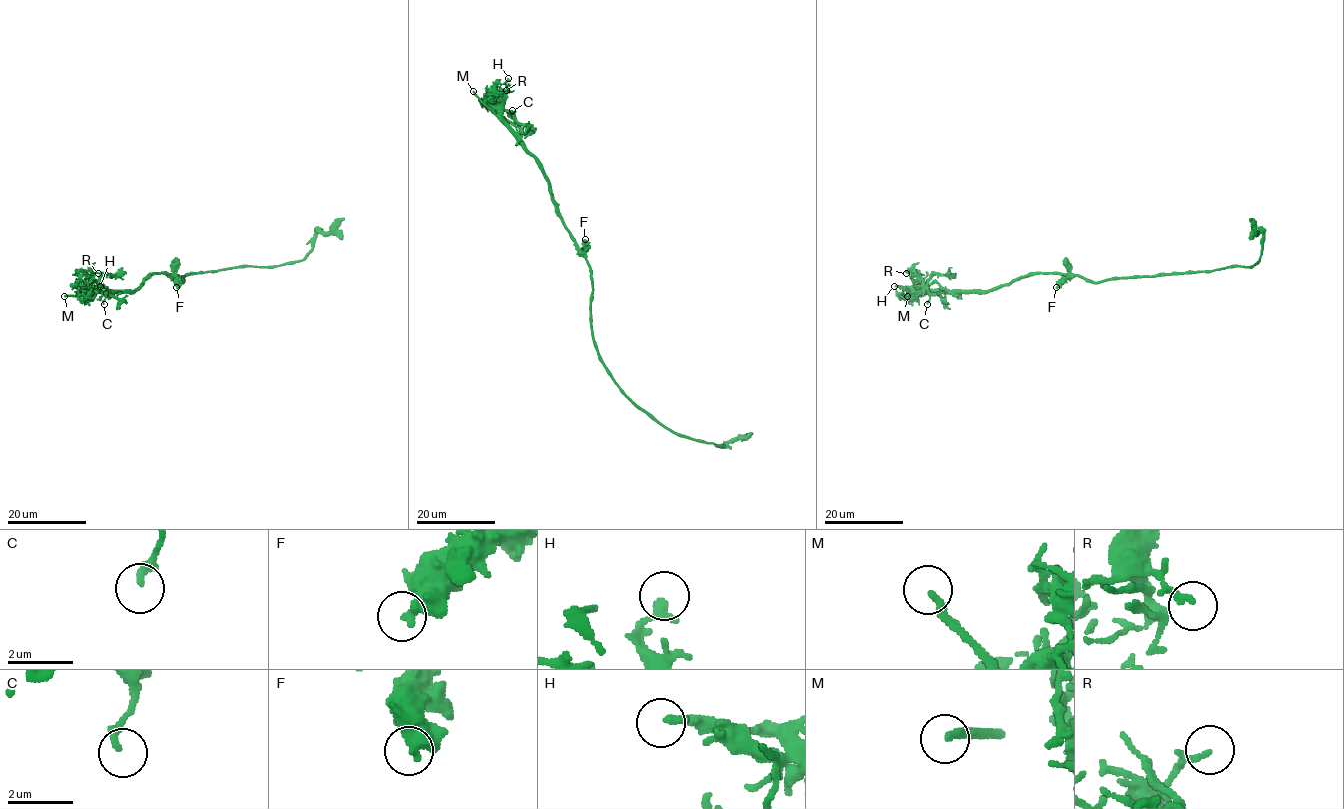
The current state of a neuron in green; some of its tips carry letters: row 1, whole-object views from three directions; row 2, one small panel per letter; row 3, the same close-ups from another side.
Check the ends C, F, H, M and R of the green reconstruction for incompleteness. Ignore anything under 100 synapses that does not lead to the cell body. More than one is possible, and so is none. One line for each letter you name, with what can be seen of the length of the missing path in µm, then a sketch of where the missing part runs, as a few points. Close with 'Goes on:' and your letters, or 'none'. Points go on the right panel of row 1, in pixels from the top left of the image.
M: missing 40 µm; course (907, 296), (872, 302), (851, 294), (827, 291)
Goes on: M

